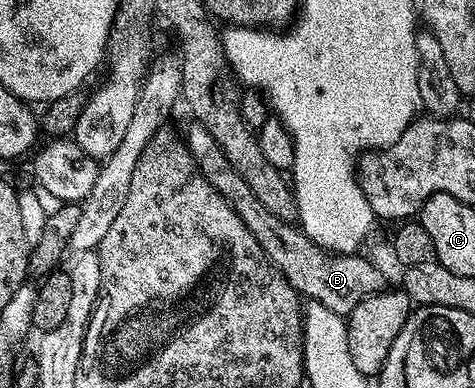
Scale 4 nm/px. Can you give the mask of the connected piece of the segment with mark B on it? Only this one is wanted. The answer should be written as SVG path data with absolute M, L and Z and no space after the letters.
M197 121L191 124L184 141L194 157L195 164L201 164L202 174L218 188L226 202L234 206L242 222L250 228L252 235L260 243L263 253L269 257L271 264L299 295L303 298L310 297L306 299L347 318L356 307L356 303L387 288L388 281L385 275L368 258L353 253L329 253L328 250L321 249L307 233L302 232L301 228L280 221L276 215L270 214L257 201L256 195L249 190L248 183L234 168L231 168L227 160L219 159L203 163L204 153L219 154L220 146L205 125Z

